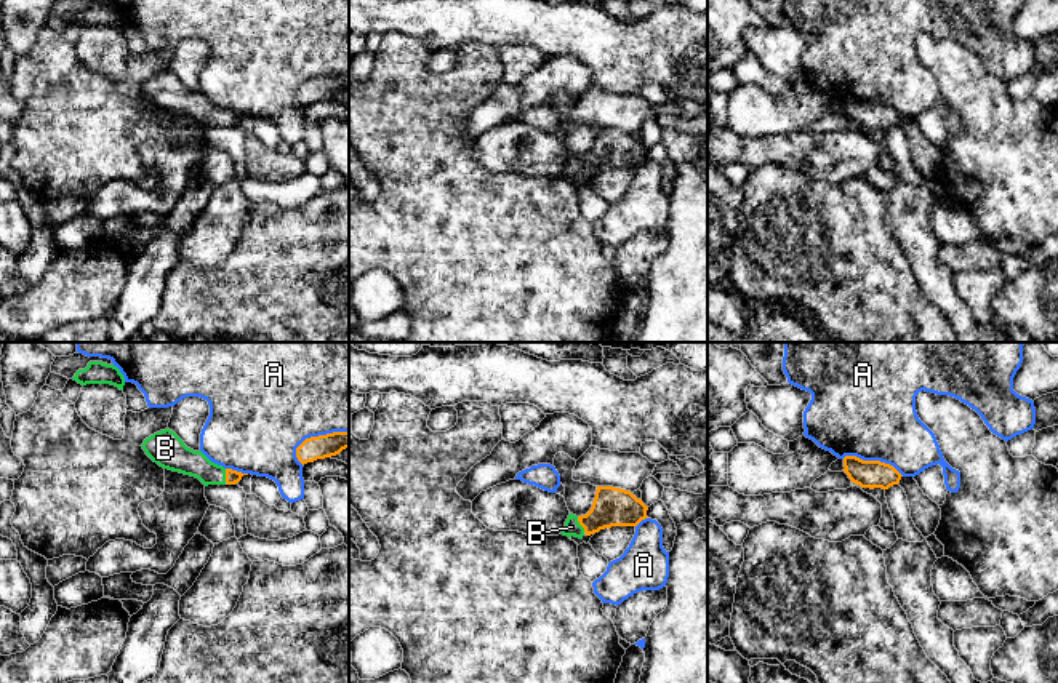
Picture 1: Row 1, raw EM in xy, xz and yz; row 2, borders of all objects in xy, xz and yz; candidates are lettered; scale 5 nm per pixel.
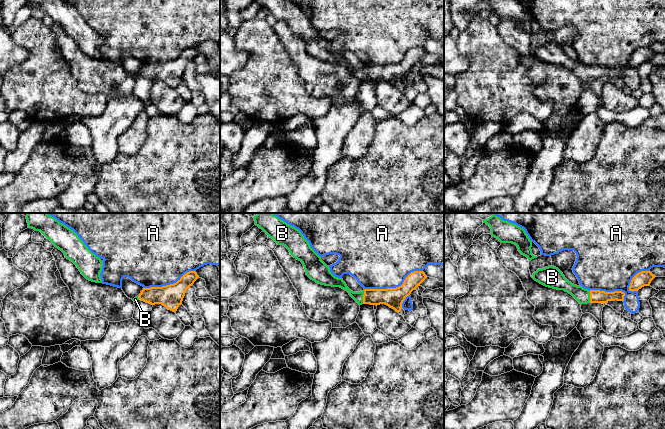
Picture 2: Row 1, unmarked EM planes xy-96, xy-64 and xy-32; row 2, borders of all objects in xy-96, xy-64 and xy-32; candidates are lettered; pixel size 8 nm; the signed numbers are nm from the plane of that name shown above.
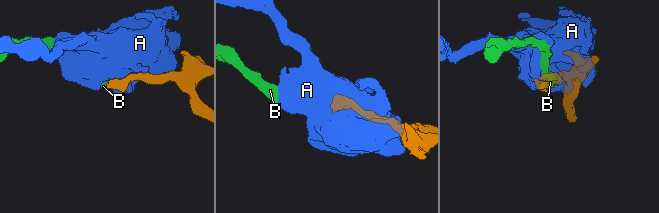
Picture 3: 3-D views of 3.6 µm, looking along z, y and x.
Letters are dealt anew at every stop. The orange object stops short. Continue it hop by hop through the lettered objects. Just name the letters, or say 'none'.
B

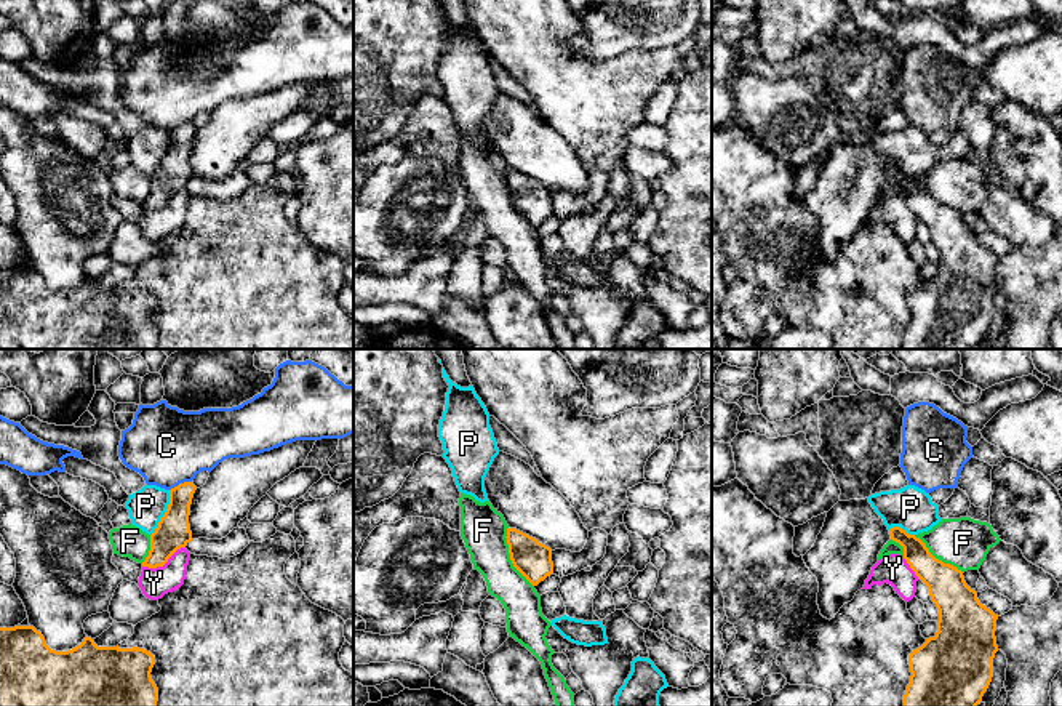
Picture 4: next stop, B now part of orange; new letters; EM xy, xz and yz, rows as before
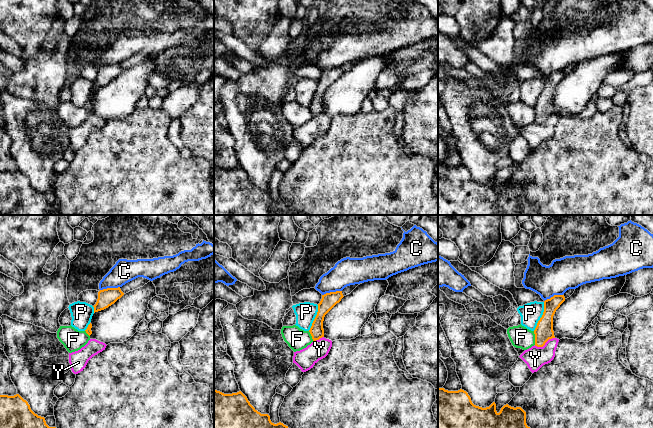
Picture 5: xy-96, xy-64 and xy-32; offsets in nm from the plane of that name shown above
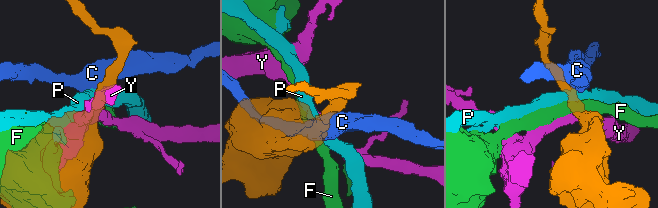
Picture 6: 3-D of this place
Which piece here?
none

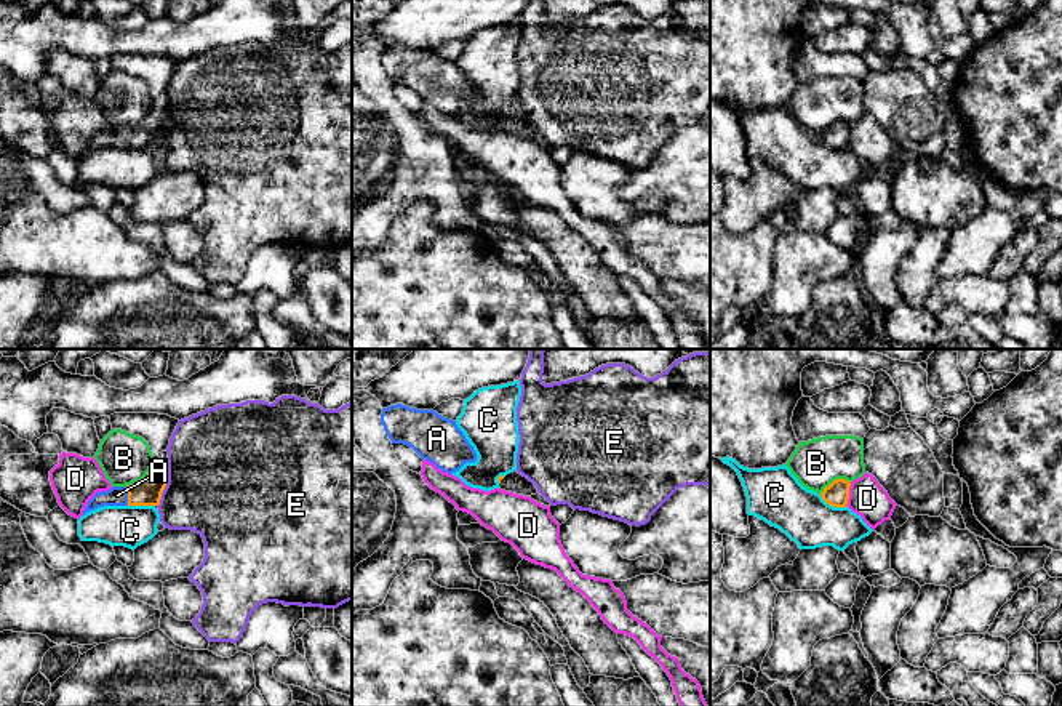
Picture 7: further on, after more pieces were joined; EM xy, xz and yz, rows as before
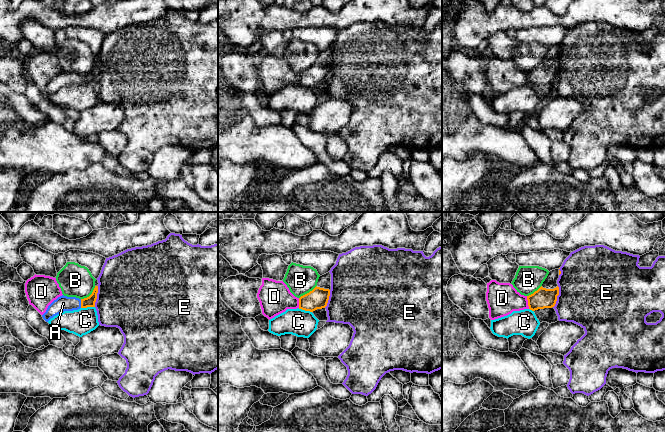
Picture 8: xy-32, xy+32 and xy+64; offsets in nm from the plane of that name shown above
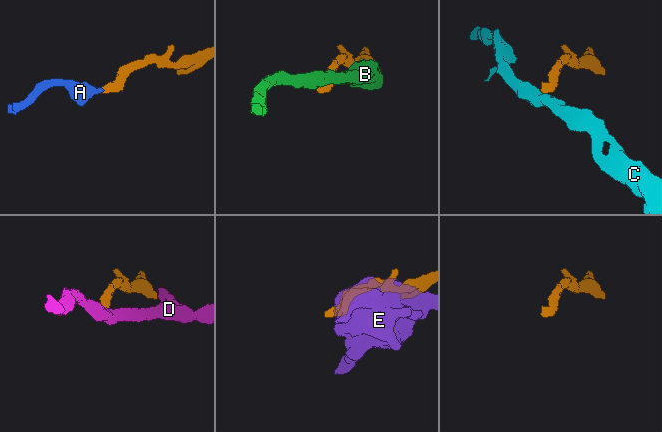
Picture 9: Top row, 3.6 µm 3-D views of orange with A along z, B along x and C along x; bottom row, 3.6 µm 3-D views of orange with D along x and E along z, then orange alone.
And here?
A

